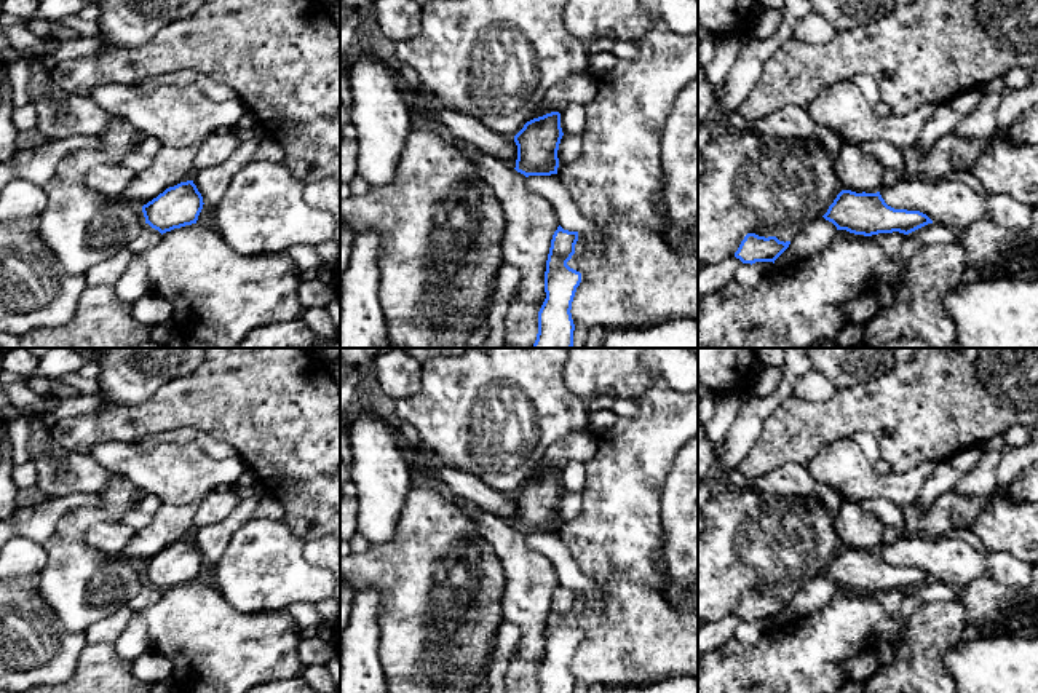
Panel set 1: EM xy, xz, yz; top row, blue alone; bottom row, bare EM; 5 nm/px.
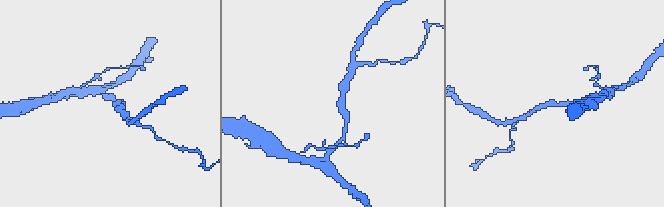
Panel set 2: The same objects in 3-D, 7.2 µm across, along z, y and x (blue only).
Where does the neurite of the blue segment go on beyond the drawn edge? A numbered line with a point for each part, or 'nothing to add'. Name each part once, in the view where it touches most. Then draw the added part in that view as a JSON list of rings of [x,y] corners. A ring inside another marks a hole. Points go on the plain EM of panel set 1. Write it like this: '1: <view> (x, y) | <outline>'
nothing to add

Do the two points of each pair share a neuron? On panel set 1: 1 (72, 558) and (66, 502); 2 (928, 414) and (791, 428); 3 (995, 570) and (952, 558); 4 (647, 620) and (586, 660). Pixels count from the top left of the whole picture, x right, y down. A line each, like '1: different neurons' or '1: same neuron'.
1: different neurons
2: same neuron
3: same neuron
4: same neuron

